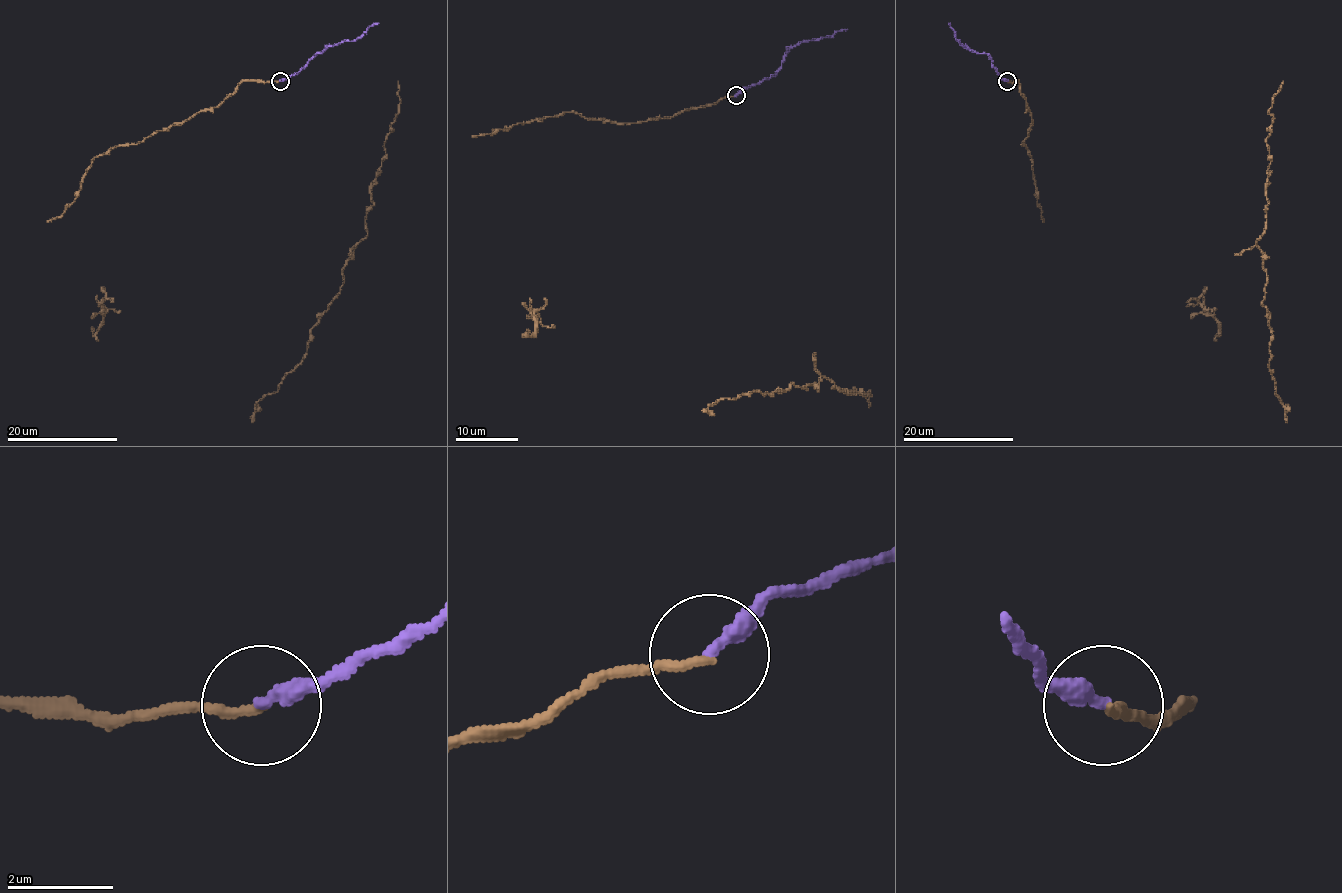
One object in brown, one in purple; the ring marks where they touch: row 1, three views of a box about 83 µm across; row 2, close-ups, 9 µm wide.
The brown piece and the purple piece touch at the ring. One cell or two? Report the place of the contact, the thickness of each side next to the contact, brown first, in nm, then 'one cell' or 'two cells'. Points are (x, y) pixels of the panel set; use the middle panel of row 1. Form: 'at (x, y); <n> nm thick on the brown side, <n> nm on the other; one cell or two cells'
at (736, 95); 180 nm thick on the brown side, 280 nm on the other; one cell

